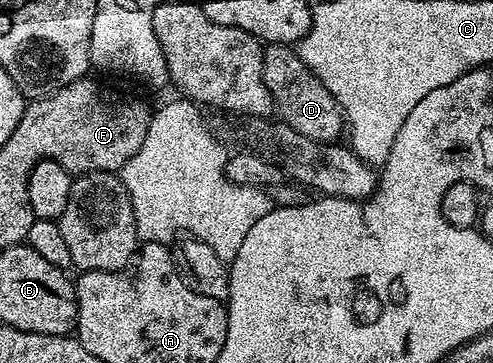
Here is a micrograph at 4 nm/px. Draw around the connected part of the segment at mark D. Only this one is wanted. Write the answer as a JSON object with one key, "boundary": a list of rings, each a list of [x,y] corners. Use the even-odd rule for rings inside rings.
{"boundary":[[[264,45],[262,79],[272,96],[275,112],[280,112],[279,120],[283,124],[298,131],[298,135],[306,135],[306,139],[311,141],[336,143],[341,140],[346,124],[339,105],[330,91],[323,86],[322,80],[311,73],[293,46]]]}

